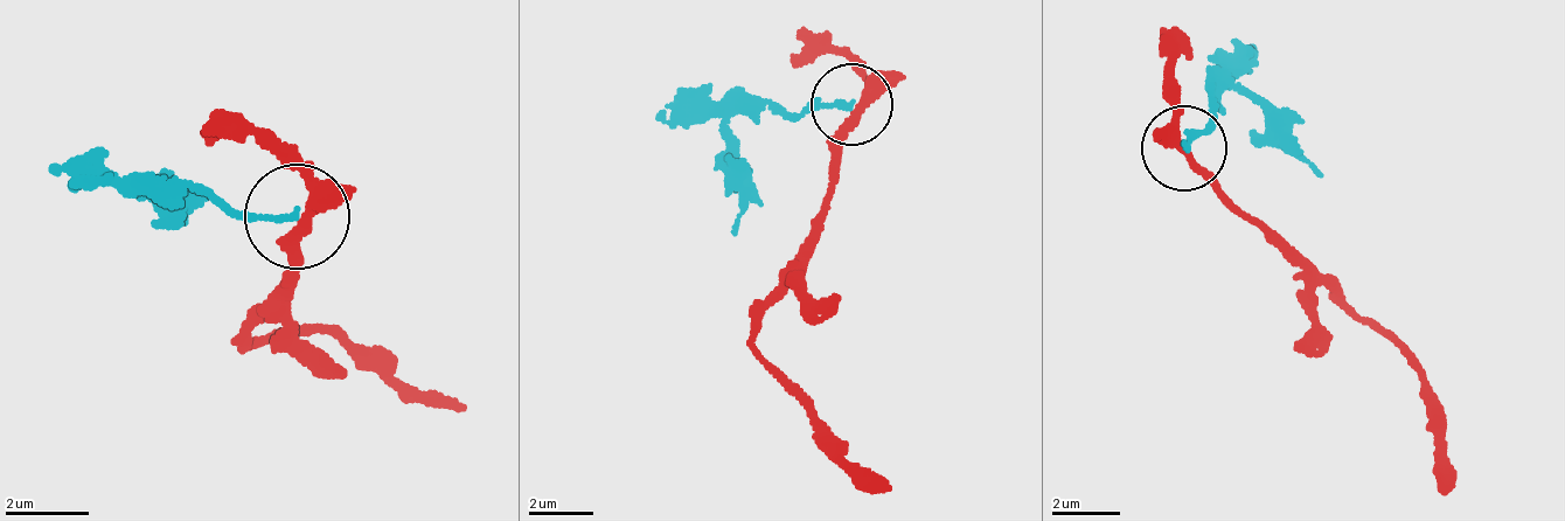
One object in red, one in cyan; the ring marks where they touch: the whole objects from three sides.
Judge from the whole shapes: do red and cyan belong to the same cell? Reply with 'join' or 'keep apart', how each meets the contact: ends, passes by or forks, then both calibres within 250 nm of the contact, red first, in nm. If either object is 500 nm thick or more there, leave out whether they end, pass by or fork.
keep apart; red passes by; cyan ends; calibres 280 and 150 nm

